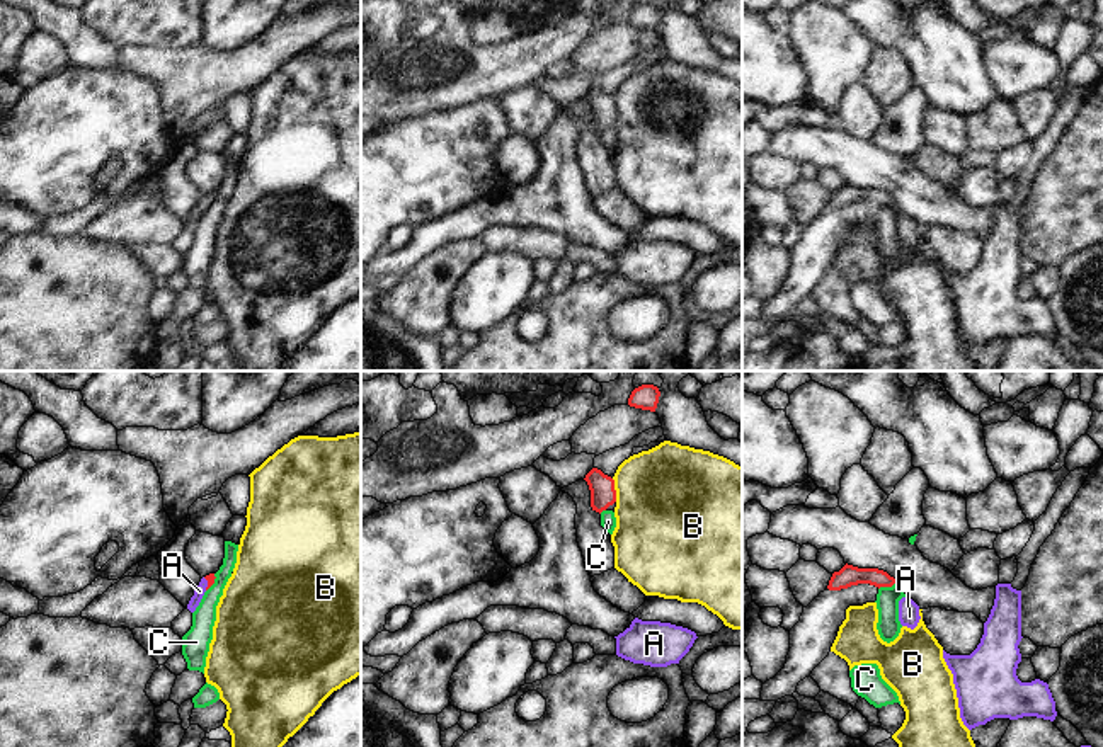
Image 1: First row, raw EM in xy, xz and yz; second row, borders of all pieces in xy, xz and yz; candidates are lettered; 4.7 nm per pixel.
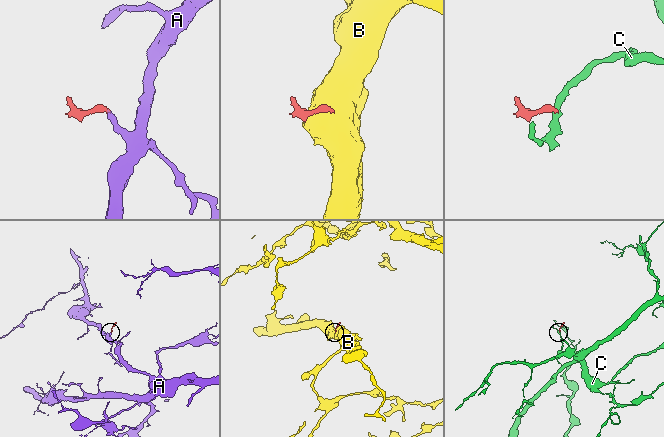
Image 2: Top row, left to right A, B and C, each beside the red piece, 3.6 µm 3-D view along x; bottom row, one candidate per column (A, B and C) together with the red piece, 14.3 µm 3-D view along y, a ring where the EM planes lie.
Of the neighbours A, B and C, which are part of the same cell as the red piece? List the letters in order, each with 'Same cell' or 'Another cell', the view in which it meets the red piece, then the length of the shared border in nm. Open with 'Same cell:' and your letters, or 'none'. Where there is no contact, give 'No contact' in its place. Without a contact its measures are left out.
Same cell: A
A: Same cell. Touches red in xy. Shared border 70 nm
B: Another cell. Touches red in xz. Shared border 110 nm
C: Another cell. Touches red in yz. Shared border 90 nm

